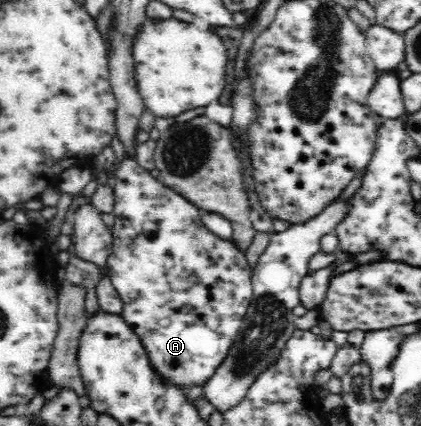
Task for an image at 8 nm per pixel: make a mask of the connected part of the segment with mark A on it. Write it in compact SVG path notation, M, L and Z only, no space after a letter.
M126 156L119 168L116 168L114 176L112 185L114 189L113 214L115 214L116 219L115 226L111 227L110 230L115 242L113 242L111 253L106 260L106 270L112 286L123 302L123 309L119 316L124 320L129 320L129 324L133 324L133 328L137 328L137 332L141 332L141 342L146 349L146 354L153 356L153 360L157 360L157 364L161 364L161 372L165 372L165 376L177 376L177 380L181 380L181 384L185 384L185 388L202 387L225 361L229 351L238 340L243 319L253 301L252 267L249 266L247 258L243 256L243 251L239 250L239 247L235 248L235 242L222 240L221 237L217 238L217 235L204 226L203 221L201 221L200 208L195 205L191 206L185 198L173 189L161 184L161 181L157 182L155 178L147 178L147 171L143 170L135 159L129 159L129 156Z

